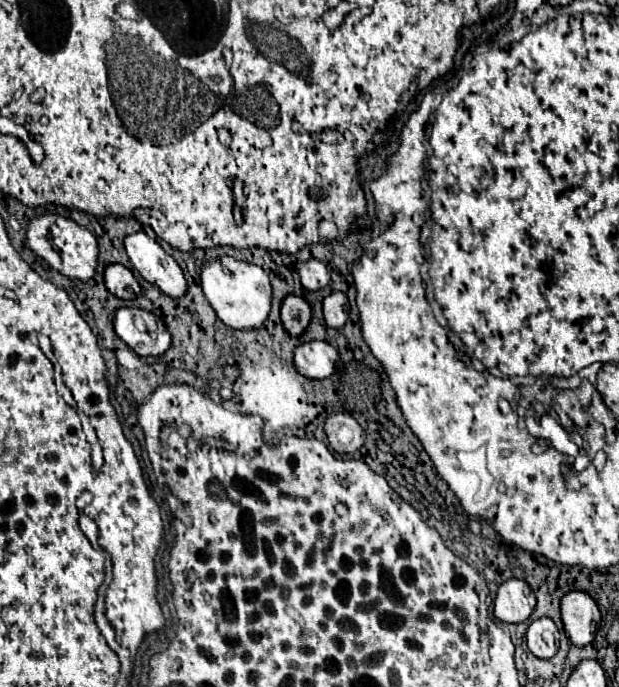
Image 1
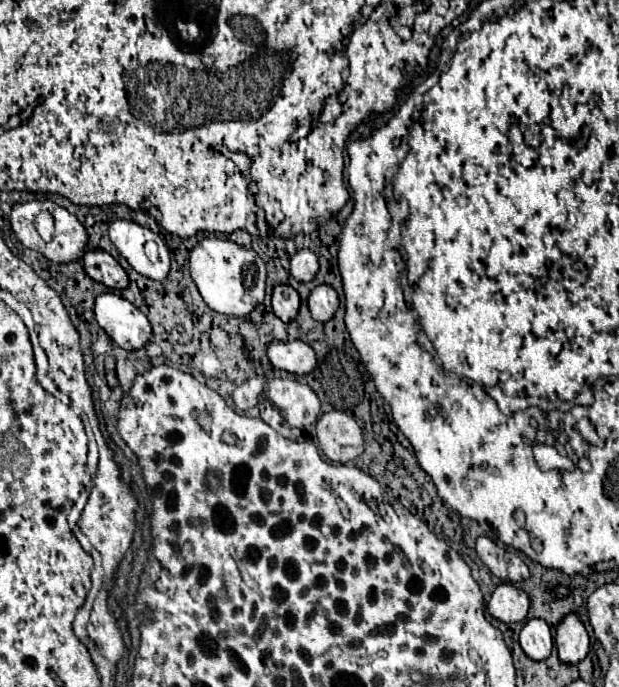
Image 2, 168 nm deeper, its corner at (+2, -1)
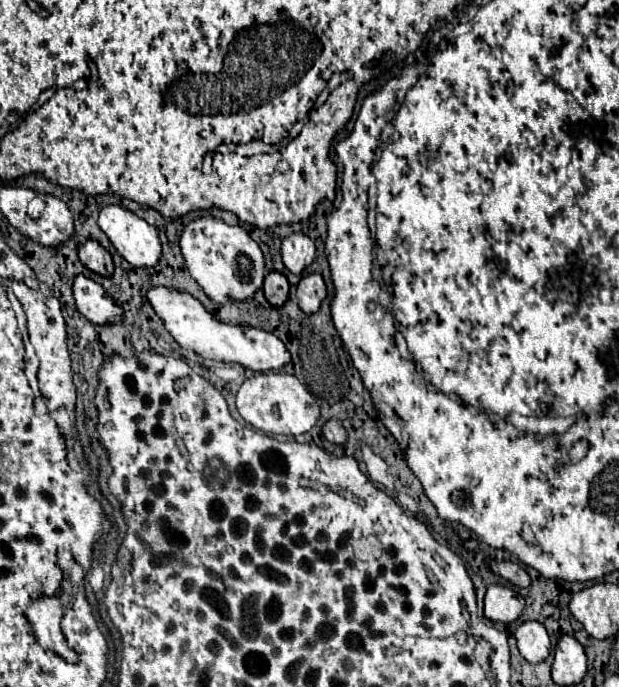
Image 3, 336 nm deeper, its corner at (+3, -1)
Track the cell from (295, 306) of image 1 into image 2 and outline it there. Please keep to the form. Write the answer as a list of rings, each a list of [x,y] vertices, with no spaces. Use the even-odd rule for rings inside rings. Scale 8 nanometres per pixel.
[[[287,284],[277,286],[273,290],[273,312],[283,322],[295,320],[295,316],[299,312],[299,294],[297,294],[297,290],[287,286]]]

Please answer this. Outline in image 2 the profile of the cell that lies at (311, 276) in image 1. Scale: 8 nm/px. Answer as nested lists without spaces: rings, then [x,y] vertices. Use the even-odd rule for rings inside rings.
[[[299,250],[291,258],[291,276],[299,282],[311,282],[319,272],[319,260],[311,250]]]

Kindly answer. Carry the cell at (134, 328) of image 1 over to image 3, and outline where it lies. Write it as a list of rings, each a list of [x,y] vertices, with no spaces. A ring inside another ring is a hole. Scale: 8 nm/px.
[[[76,274],[72,282],[72,292],[76,300],[76,308],[82,316],[86,316],[94,324],[120,322],[122,310],[114,304],[114,300],[104,292],[104,288],[88,276]]]

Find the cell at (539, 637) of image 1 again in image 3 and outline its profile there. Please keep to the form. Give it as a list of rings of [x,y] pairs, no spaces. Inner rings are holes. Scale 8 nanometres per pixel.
[[[522,622],[516,628],[514,638],[518,640],[520,654],[530,664],[544,662],[546,656],[550,654],[550,638],[548,638],[546,628],[540,622]]]

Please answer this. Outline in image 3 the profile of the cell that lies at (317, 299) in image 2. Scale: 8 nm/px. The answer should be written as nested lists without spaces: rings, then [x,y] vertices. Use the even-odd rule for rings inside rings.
[[[308,274],[298,282],[296,300],[304,314],[318,312],[324,298],[326,298],[326,284],[320,274]]]

